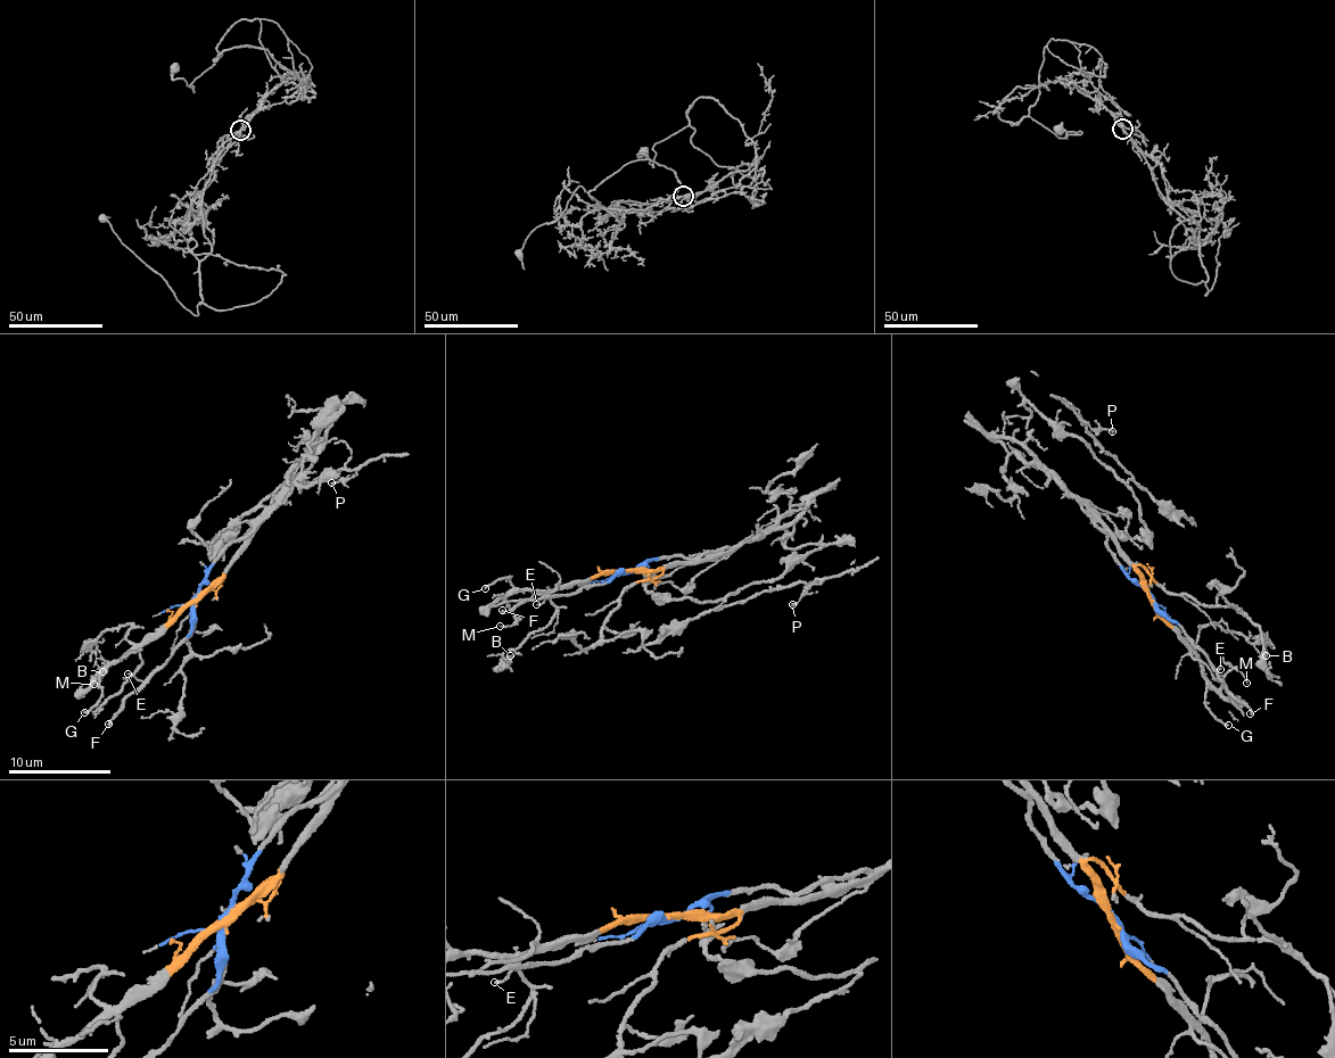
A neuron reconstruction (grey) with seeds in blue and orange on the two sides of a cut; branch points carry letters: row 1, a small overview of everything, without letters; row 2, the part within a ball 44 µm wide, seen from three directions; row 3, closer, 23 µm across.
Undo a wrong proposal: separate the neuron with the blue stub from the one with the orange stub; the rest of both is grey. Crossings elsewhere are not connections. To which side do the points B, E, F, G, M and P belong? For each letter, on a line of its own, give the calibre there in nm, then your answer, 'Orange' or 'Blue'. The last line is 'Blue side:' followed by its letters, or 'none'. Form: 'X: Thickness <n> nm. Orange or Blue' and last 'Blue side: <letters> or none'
B: Thickness 80 nm. Orange
E: Thickness 100 nm. Blue
F: Thickness 170 nm. Blue
G: Thickness 110 nm. Orange
M: Thickness 110 nm. Orange
P: Thickness 140 nm. Orange
Blue side: E, F

